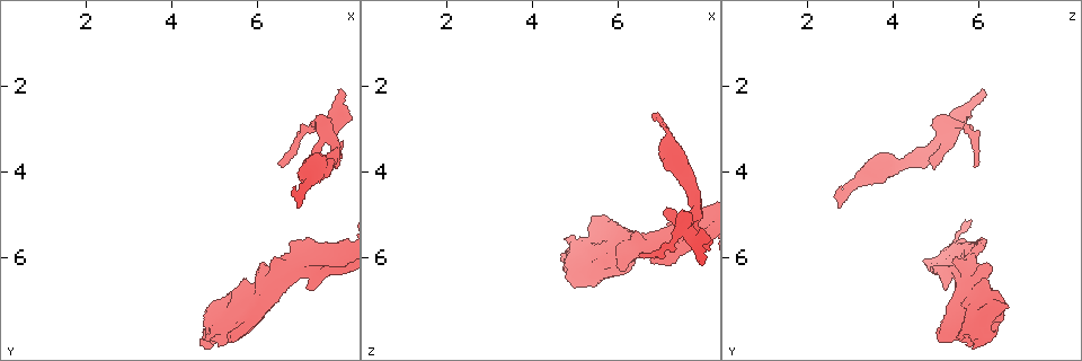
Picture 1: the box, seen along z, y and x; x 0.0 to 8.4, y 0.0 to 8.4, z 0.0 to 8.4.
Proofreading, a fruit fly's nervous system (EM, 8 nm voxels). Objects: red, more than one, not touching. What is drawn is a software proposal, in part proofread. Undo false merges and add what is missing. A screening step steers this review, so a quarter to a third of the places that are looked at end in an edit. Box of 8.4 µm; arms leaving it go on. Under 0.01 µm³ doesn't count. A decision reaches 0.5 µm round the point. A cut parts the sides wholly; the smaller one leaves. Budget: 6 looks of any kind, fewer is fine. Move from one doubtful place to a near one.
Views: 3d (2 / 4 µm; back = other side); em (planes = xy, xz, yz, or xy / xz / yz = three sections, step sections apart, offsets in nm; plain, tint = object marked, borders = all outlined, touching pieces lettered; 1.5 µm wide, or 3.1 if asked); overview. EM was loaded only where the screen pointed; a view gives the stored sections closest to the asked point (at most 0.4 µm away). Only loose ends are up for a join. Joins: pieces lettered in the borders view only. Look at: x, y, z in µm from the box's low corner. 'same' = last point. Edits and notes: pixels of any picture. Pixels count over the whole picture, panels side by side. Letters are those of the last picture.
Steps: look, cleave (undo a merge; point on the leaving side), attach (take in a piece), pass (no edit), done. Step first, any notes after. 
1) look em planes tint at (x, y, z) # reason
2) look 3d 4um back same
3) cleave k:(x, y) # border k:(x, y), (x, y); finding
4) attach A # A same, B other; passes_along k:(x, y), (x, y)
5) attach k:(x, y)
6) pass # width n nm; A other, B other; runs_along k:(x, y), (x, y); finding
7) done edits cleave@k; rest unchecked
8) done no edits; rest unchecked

look 3d 2um at (6.15, 6.15, 6.10) # stops while still wide

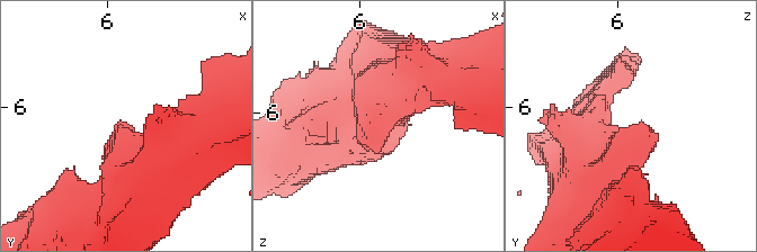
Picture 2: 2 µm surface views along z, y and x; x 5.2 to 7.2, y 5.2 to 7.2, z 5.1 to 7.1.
look em planes borders at (6.24, 6.20, 6.12) # now the EM

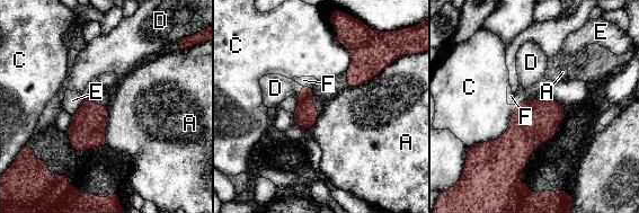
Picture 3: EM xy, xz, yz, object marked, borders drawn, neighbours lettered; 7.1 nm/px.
pass # A other, C other, D other, E other, F other; border 3:(389, 65), (363, 83), (348, 88); none of them fits

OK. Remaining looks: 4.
look em planes borders at (7.50, 3.00, 5.25) # sharp bend

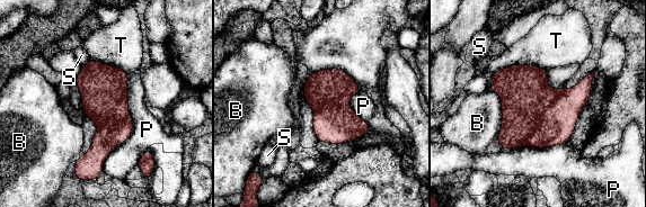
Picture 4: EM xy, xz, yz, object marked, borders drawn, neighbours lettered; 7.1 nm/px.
cleave 4:(558, 123) # B other, P other, S other, T other; border 4:(563, 89), (545, 110), (527, 144); two cells meet here

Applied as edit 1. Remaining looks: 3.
look 3d 4um at (7.00, 4.85, 2.70)

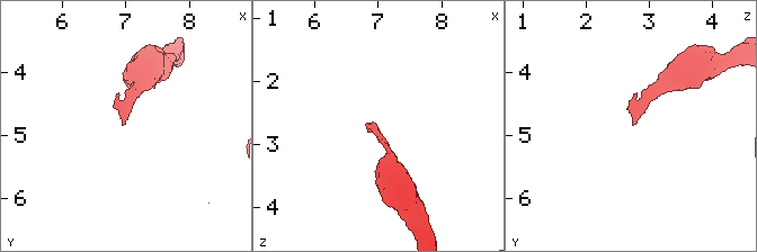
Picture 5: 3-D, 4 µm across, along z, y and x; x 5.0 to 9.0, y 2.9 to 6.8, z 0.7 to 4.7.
look em planes borders at (6.95, 4.80, 2.70)

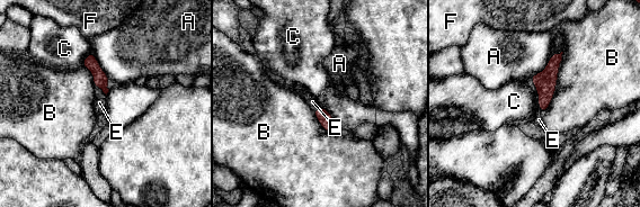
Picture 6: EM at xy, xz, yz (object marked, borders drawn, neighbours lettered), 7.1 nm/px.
attach 6:(530, 83) # longest_contact B 440 nm; A other, B other, C other, E same, F other; the cell continues

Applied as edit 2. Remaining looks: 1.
done edits cleave@4, attach@6; rest unchecked

